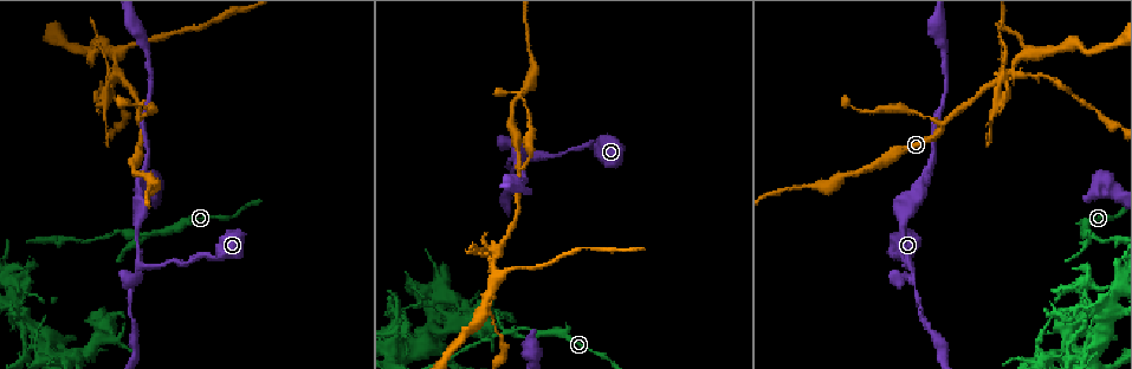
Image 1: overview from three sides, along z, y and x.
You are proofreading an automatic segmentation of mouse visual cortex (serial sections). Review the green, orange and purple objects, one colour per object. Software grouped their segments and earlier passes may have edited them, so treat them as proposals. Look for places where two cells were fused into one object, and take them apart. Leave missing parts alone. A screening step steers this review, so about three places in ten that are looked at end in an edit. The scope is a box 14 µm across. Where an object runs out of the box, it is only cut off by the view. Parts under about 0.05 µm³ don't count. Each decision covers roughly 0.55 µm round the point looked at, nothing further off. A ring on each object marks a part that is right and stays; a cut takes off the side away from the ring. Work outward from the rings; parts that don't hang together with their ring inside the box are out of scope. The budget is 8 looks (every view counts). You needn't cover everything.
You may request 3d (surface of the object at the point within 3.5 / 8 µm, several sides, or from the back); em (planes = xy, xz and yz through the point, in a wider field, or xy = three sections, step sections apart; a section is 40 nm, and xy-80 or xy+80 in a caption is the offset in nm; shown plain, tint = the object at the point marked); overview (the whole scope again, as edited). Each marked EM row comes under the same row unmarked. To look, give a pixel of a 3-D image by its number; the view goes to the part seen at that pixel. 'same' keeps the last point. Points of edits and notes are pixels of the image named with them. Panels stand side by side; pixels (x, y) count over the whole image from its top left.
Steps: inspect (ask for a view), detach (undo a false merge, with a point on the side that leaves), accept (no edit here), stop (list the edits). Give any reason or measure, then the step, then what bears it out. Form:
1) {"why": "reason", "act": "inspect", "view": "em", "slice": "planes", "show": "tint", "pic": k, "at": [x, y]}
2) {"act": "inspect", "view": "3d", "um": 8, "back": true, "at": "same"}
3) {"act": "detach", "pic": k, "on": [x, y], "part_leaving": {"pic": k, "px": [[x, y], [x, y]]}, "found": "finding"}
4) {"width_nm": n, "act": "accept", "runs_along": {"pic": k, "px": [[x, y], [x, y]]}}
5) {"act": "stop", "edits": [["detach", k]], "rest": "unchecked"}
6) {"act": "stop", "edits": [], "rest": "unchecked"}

{"why": "sharp bend", "act": "inspect", "view": "3d", "um": 3.5, "pic": 1, "at": [940, 128]}

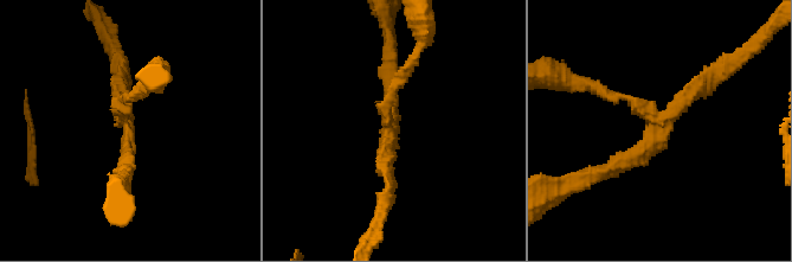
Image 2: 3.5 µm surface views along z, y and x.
{"arms": 3, "arm_widths_nm": [150, 200, 200], "act": "inspect", "view": "em", "slice": "xy", "step": 1, "show": "tint", "pic": 2, "at": [129, 126]}

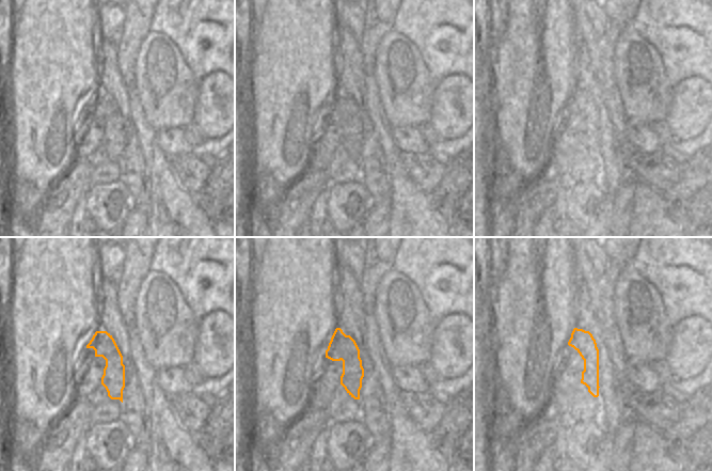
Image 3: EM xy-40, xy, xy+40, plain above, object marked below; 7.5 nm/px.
{"act": "accept", "runs_along": {"pic": 3, "px": [[337, 331], [351, 361], [357, 396]]}, "found": "one cell here"}

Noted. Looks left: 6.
{"act": "inspect", "view": "3d", "um": 3.5, "pic": 1, "at": [521, 94]}

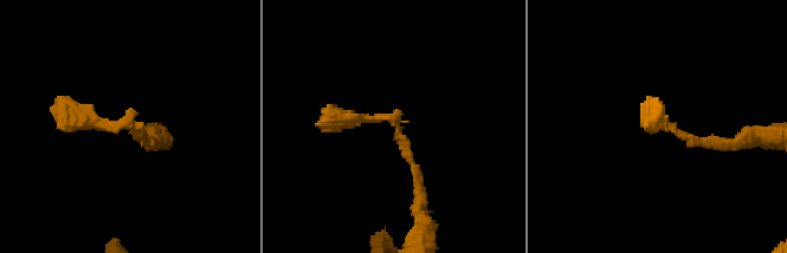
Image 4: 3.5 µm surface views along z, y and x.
{"why": "shape alone is not enough", "act": "inspect", "view": "em", "slice": "xy", "step": 1, "show": "tint", "pic": 4, "at": [397, 126]}

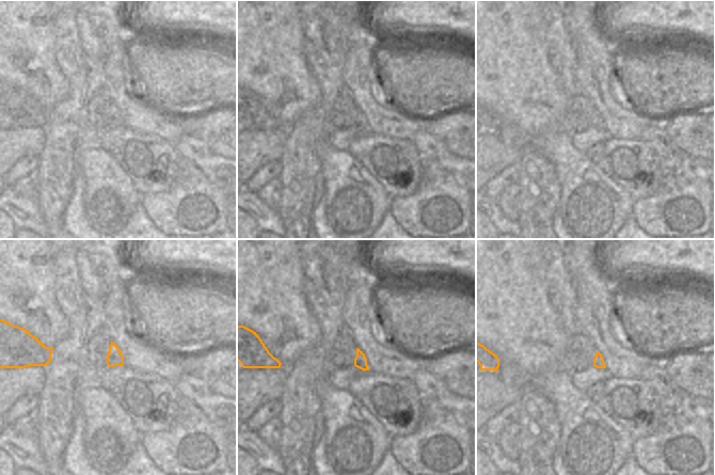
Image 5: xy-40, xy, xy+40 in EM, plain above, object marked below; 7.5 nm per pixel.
{"act": "accept", "runs_along": {"pic": 4, "px": [[419, 190], [393, 121], [328, 115]]}, "found": "all the same cell"}

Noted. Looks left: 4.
{"why": "thin neck", "act": "inspect", "view": "3d", "um": 8, "pic": 1, "at": [910, 265]}

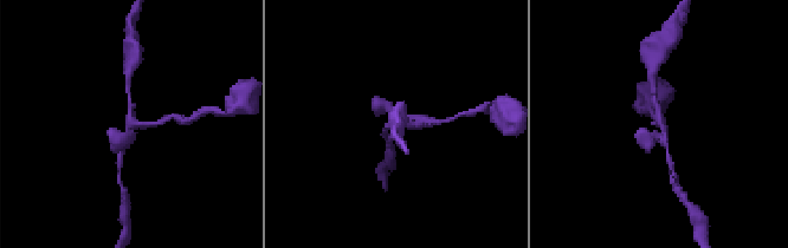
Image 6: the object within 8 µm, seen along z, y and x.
{"act": "inspect", "view": "3d", "um": 3.5, "pic": 6, "at": [660, 124]}

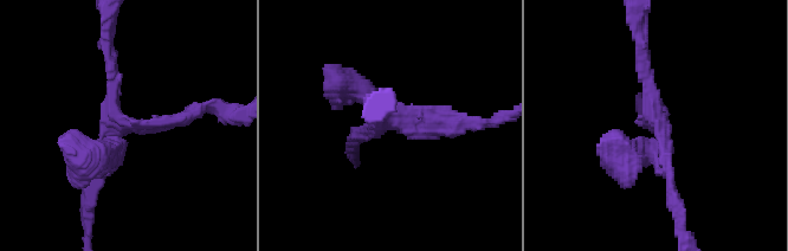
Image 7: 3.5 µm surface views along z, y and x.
{"arms": 4, "arm_widths_nm": [150, 200, 200, 350], "why": "now the EM", "act": "inspect", "view": "em", "slice": "xy", "step": 1, "show": "tint", "pic": 7, "at": [651, 122]}

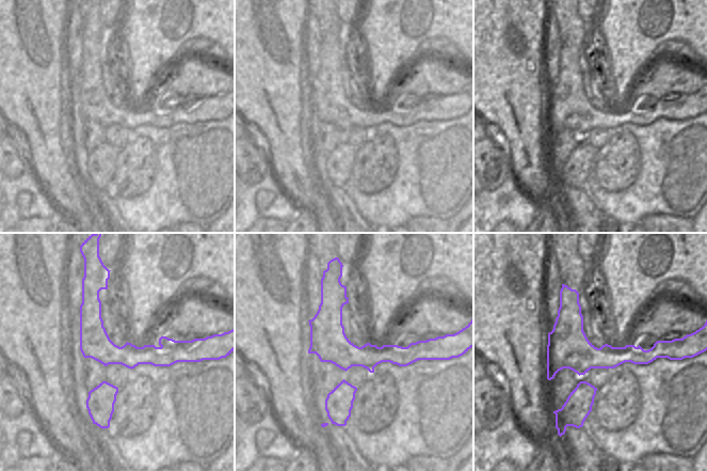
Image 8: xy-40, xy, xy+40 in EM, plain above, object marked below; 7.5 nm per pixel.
{"width_nm": 280, "act": "accept", "runs_along": {"pic": 8, "px": [[663, 346], [565, 357], [549, 376]]}, "found": "all the same cell"}

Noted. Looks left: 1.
{"act": "stop", "edits": [], "rest": "unchecked"}

